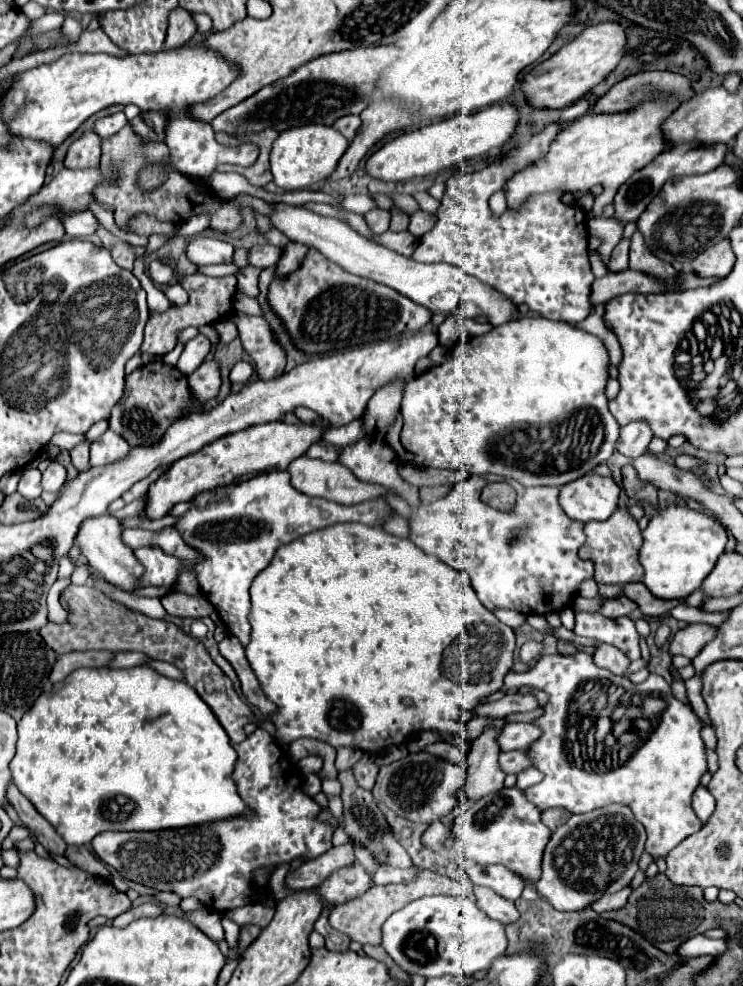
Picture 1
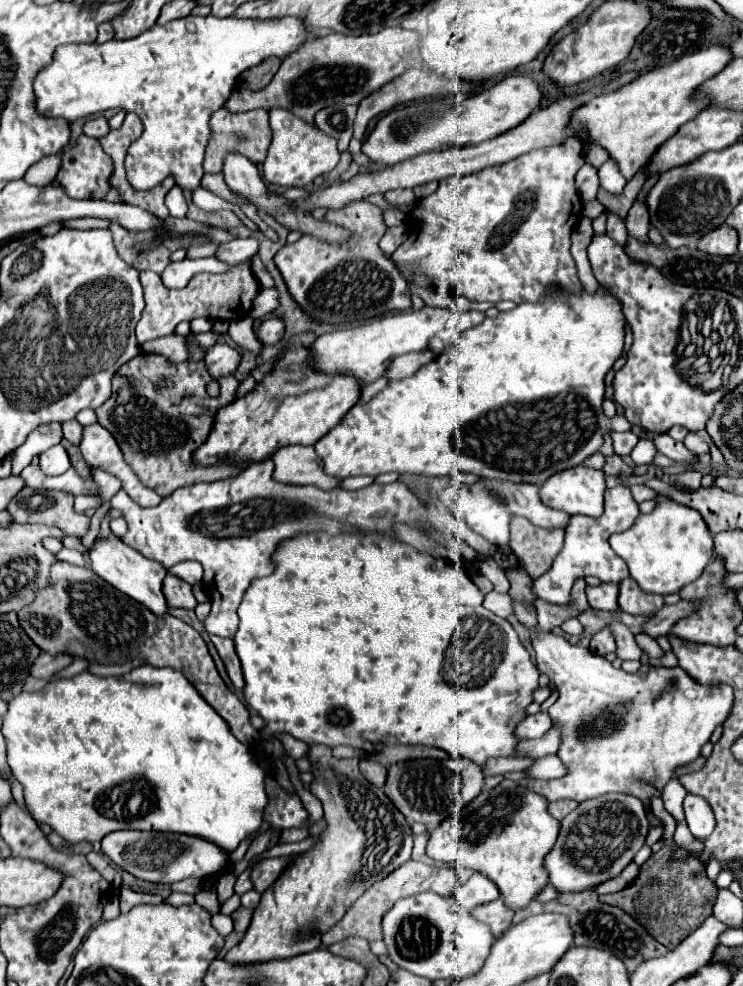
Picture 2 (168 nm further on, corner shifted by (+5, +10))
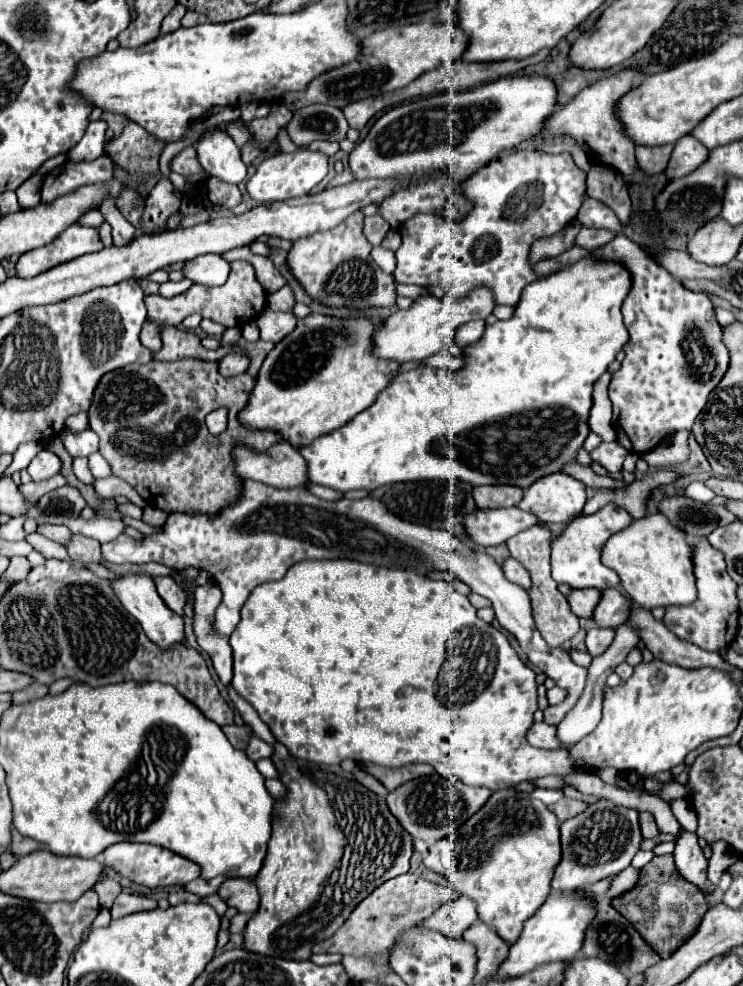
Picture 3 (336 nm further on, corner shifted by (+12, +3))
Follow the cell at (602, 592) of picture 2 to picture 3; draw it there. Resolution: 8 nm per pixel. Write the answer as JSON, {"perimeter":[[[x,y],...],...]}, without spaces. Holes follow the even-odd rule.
{"perimeter":[[[573,589],[567,597],[571,611],[577,617],[591,617],[593,607],[599,603],[599,599],[601,599],[601,591],[597,589]]]}

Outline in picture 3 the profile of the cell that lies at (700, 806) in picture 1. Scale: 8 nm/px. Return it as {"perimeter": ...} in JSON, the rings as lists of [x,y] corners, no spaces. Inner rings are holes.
{"perimeter":[[[683,831],[683,835],[679,837],[675,851],[675,865],[679,869],[679,873],[693,885],[697,885],[701,891],[707,891],[709,887],[709,879],[707,879],[707,859],[697,843],[697,835]]]}

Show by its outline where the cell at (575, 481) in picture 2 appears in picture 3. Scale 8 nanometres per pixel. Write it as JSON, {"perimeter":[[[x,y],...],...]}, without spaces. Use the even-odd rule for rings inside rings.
{"perimeter":[[[551,473],[529,485],[515,507],[533,513],[541,523],[563,523],[577,517],[585,501],[587,493],[581,481],[565,473]]]}

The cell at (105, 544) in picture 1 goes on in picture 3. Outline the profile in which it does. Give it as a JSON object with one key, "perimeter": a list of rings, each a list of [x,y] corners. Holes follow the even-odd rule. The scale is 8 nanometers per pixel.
{"perimeter":[[[125,575],[125,577],[119,577],[115,583],[113,583],[113,589],[117,593],[117,597],[121,599],[123,607],[141,623],[145,635],[149,637],[151,643],[155,643],[161,651],[167,651],[171,649],[175,643],[181,643],[185,639],[185,633],[183,633],[183,617],[173,613],[159,597],[157,589],[155,589],[155,583],[149,575]]]}

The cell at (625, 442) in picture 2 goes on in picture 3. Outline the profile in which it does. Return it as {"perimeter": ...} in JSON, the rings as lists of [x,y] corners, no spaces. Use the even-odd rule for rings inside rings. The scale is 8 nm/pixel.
{"perimeter":[[[611,441],[611,443],[601,443],[599,447],[595,447],[589,453],[589,457],[593,463],[603,465],[607,469],[607,473],[617,473],[623,467],[627,451],[617,441]]]}

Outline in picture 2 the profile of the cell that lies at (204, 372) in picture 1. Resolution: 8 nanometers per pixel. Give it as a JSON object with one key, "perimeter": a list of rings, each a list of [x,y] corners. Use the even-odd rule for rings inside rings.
{"perimeter":[[[214,344],[206,350],[206,358],[204,364],[208,366],[208,372],[212,374],[212,378],[222,378],[222,376],[230,376],[236,366],[240,362],[240,354],[230,348],[228,344]]]}

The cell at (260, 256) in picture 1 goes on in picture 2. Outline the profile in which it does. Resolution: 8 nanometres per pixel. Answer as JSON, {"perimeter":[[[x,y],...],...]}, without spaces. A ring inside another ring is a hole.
{"perimeter":[[[236,238],[232,242],[226,242],[218,248],[216,258],[228,262],[228,264],[242,264],[258,254],[258,240],[256,238]]]}

